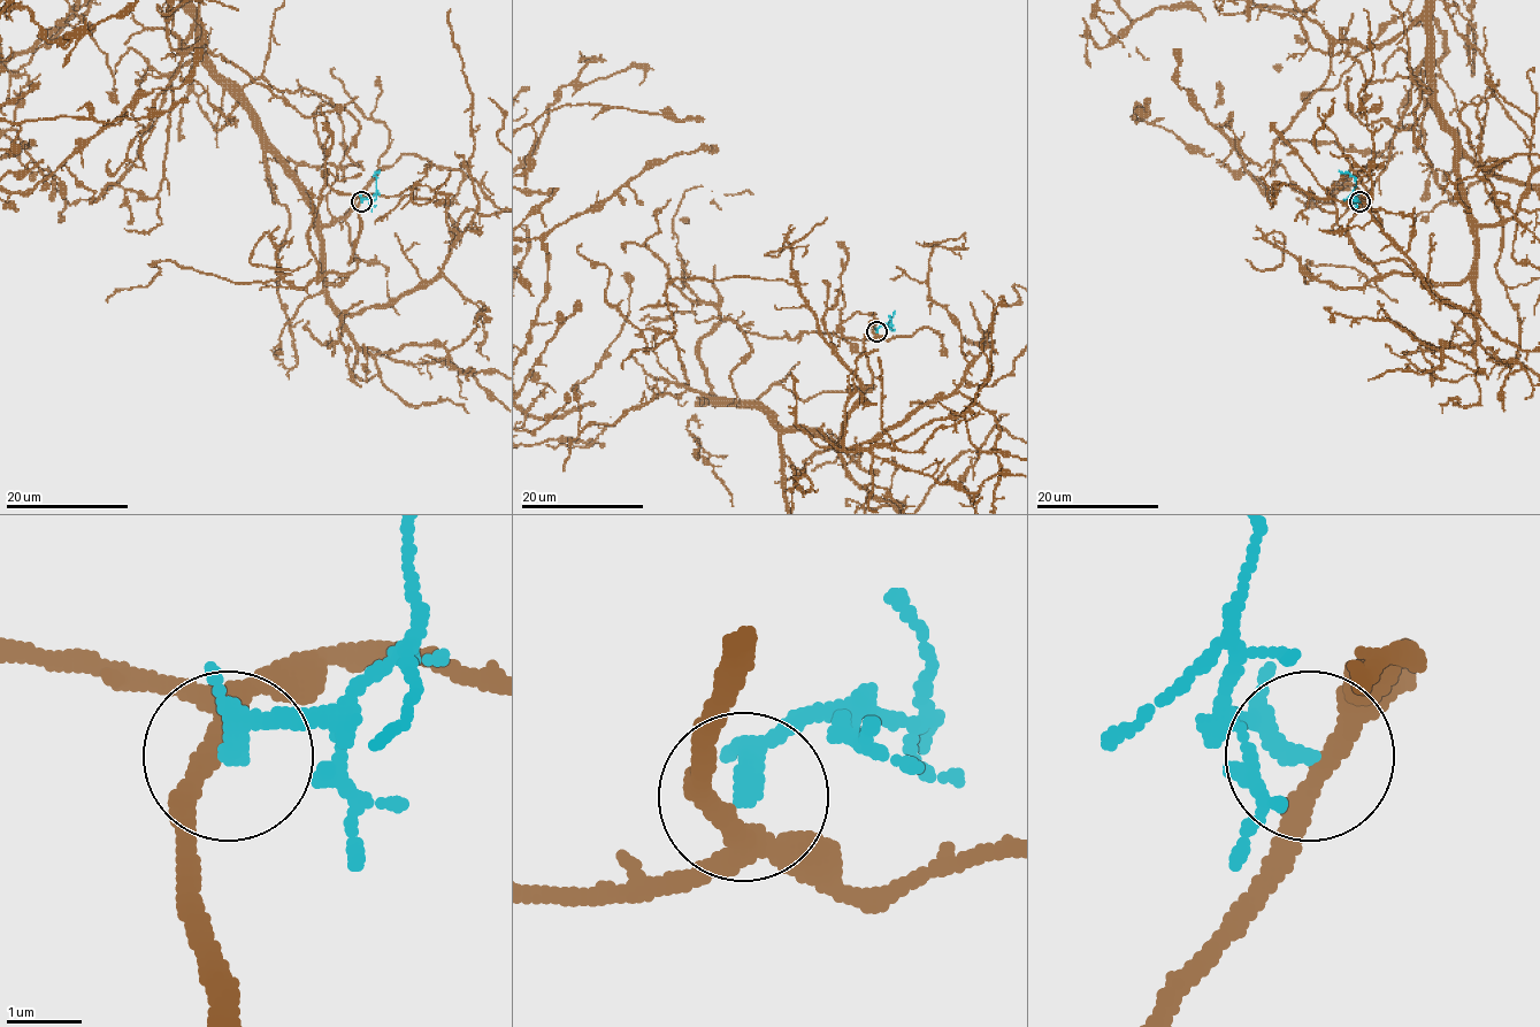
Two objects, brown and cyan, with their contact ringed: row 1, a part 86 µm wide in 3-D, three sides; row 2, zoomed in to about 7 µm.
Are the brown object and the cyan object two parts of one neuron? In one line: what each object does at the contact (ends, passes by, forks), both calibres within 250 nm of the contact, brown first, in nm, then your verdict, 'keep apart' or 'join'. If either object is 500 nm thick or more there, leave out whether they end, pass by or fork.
brown forks | cyan passes by | 240/220 nm | keep apart

